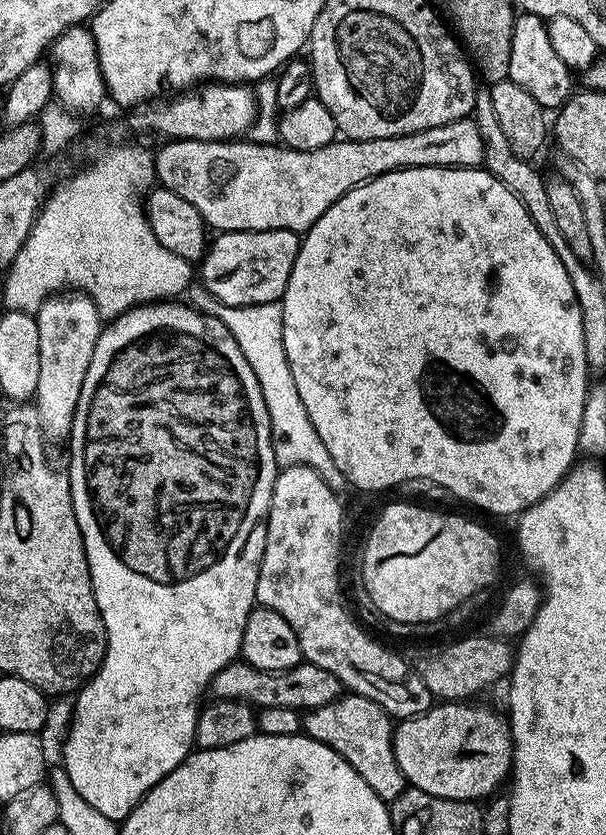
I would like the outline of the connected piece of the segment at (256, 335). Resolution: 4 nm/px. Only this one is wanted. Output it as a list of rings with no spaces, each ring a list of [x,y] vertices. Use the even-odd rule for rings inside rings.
[[[196,282],[189,287],[186,300],[199,312],[207,312],[218,318],[234,334],[234,342],[238,342],[238,350],[246,354],[246,362],[250,362],[250,370],[254,370],[254,378],[258,378],[258,386],[262,386],[262,402],[266,402],[266,414],[270,414],[270,434],[272,449],[277,469],[290,466],[306,466],[330,486],[338,494],[349,482],[338,470],[334,458],[330,458],[330,450],[326,450],[322,438],[318,438],[318,430],[314,430],[314,422],[310,422],[310,414],[306,414],[306,406],[302,406],[302,398],[298,394],[298,386],[294,382],[294,374],[290,374],[290,362],[286,358],[286,346],[282,342],[283,307],[279,303],[255,304],[254,306],[238,306],[225,308],[218,306],[216,299]]]

